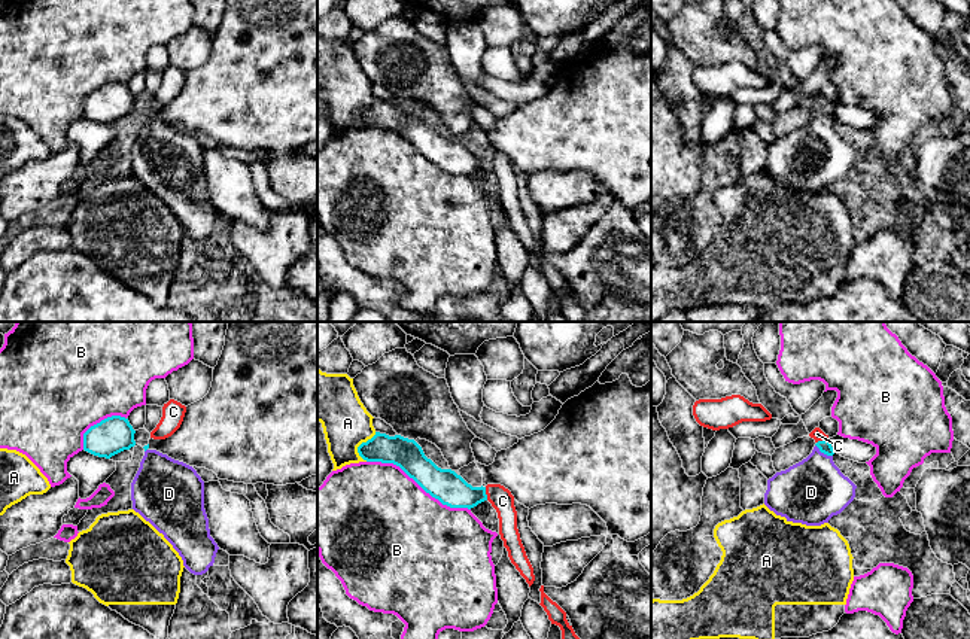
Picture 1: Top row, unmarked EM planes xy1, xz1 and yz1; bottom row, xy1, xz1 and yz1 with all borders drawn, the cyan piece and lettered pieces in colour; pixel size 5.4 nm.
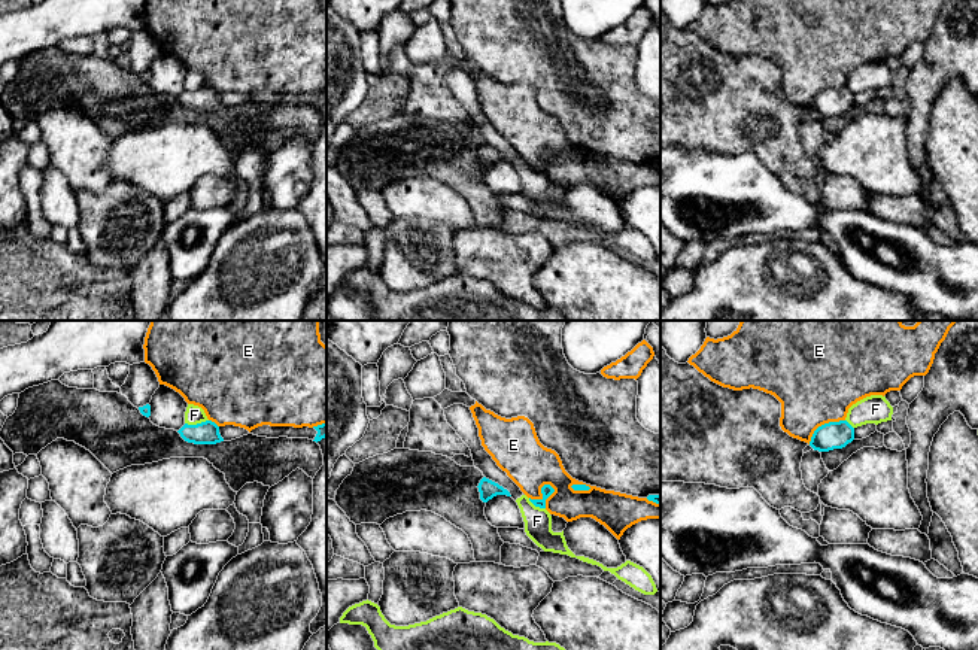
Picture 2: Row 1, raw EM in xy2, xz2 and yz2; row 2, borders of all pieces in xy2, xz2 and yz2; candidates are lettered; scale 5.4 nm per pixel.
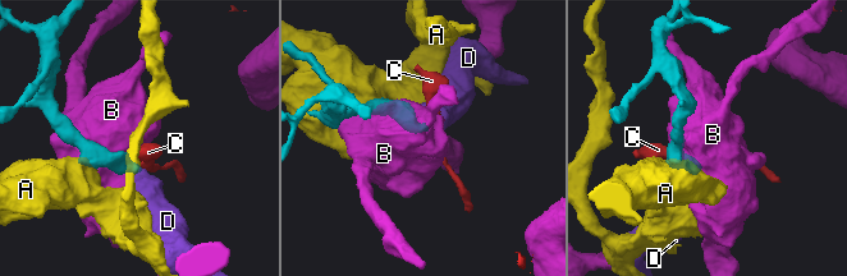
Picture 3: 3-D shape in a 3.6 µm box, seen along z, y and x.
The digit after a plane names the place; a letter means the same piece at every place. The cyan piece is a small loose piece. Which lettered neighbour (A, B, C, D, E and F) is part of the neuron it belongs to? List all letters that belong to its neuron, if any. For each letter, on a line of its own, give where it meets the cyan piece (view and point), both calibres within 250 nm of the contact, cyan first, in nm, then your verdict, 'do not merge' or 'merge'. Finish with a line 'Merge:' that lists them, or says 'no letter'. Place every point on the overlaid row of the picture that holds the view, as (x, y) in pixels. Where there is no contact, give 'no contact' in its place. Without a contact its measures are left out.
A: meets cyan in xz1 at (359, 446); 160 nm thick on the cyan side, 260 nm on the other; do not merge
B: meets cyan in xz1 at (419, 484); 180 nm thick on the cyan side, 500 nm on the other; do not merge
C: meets cyan in xz1 at (484, 493); 180 nm thick on the cyan side, 120 nm on the other; do not merge
D: meets cyan in yz1 at (823, 452); 70 nm thick on the cyan side, 360 nm on the other; merge
E: meets cyan in xz2 at (543, 498); 60 nm thick on the cyan side, 260 nm on the other; do not merge
F: meets cyan in xy2 at (197, 424); 130 nm thick on the cyan side, 100 nm on the other; do not merge
Merge: D

